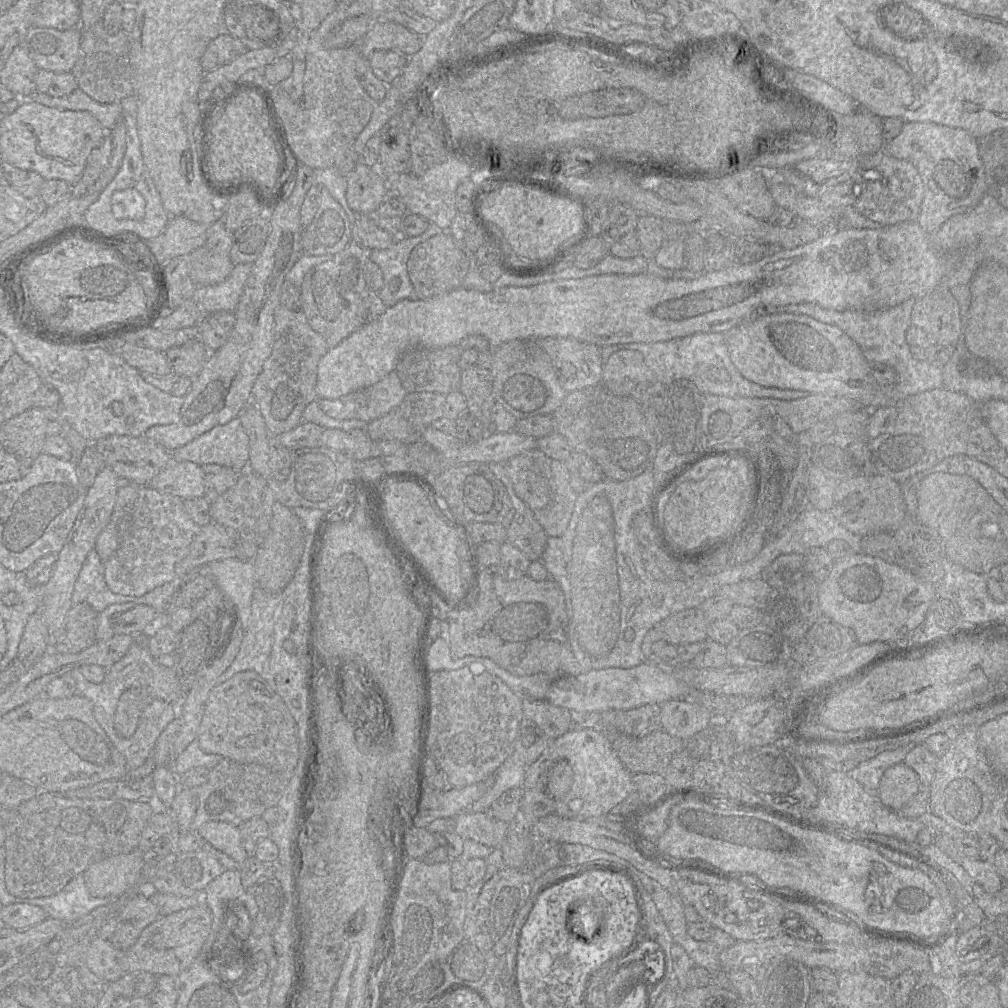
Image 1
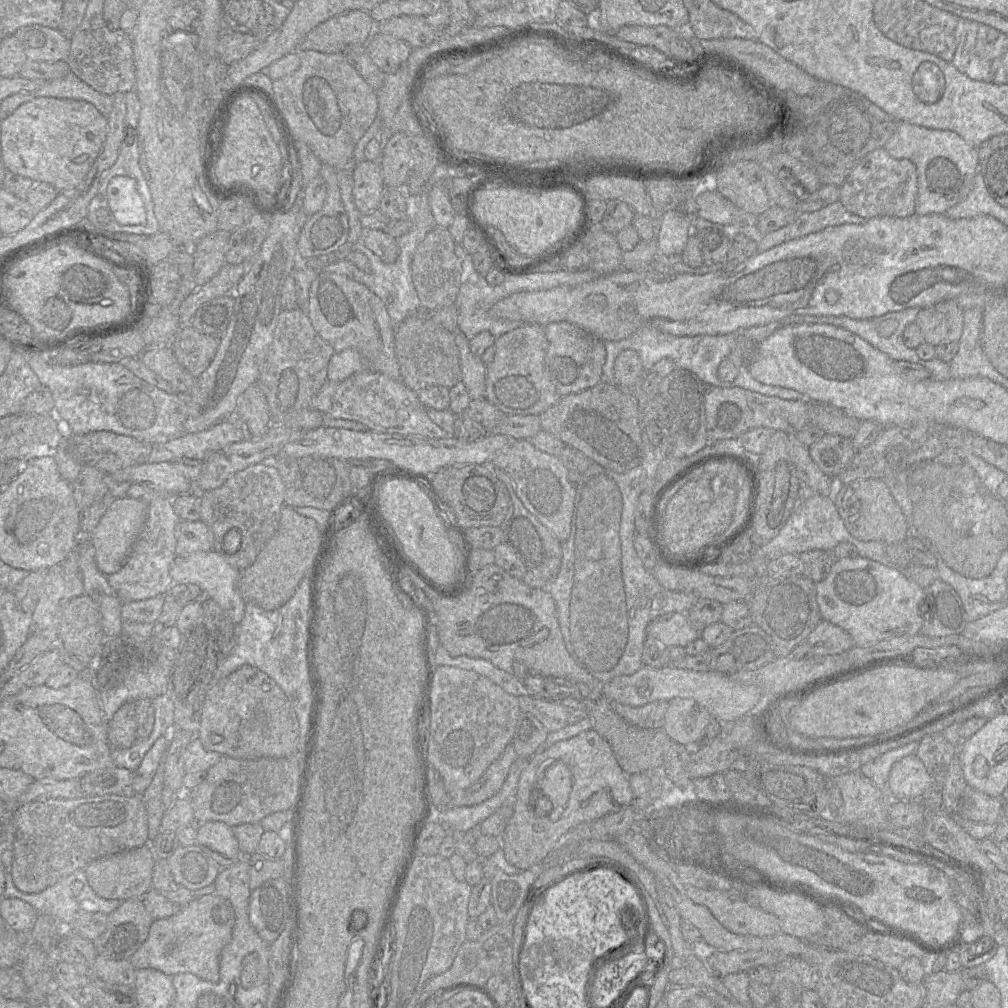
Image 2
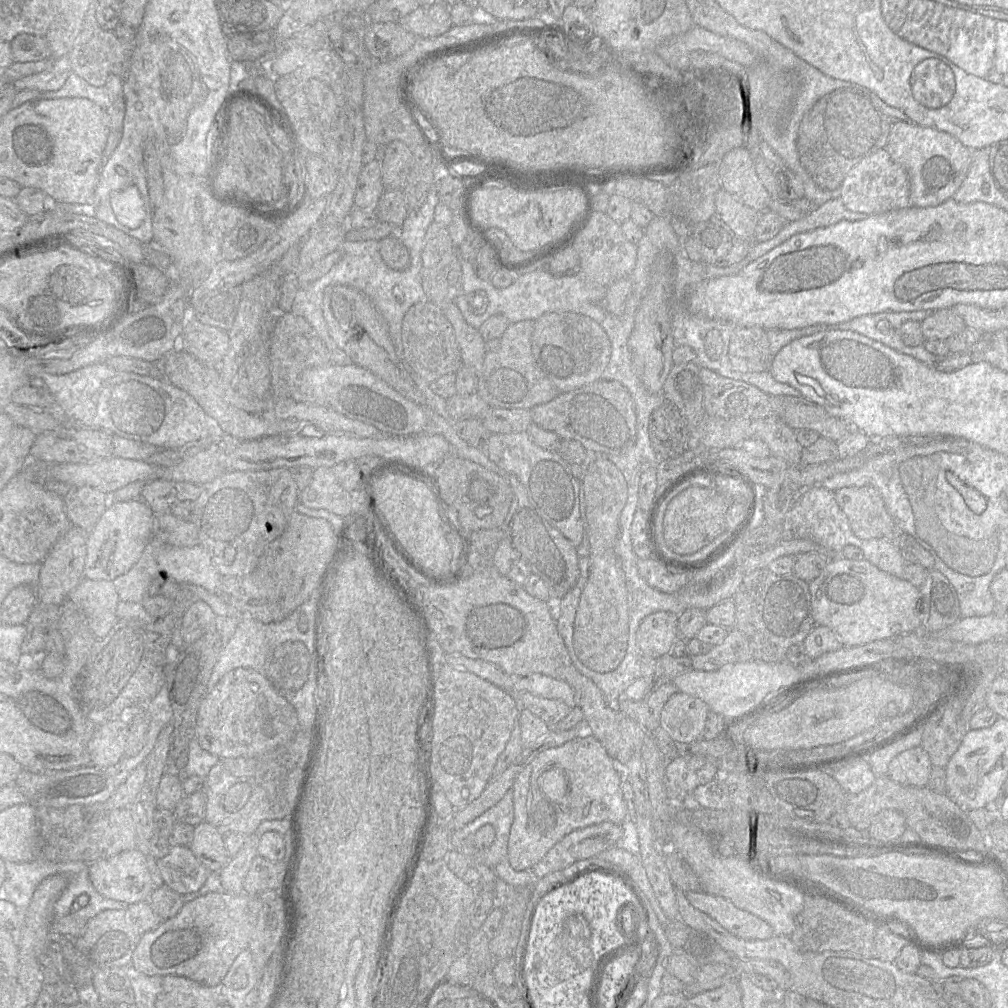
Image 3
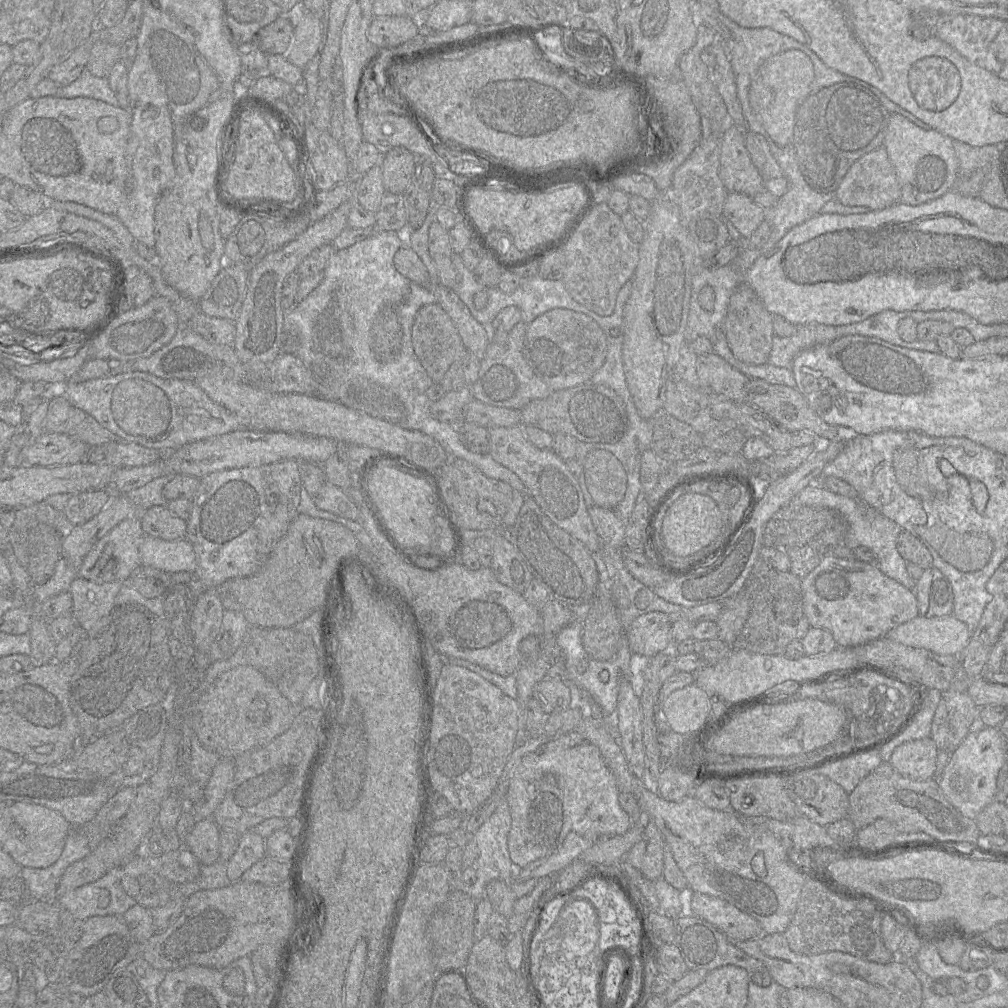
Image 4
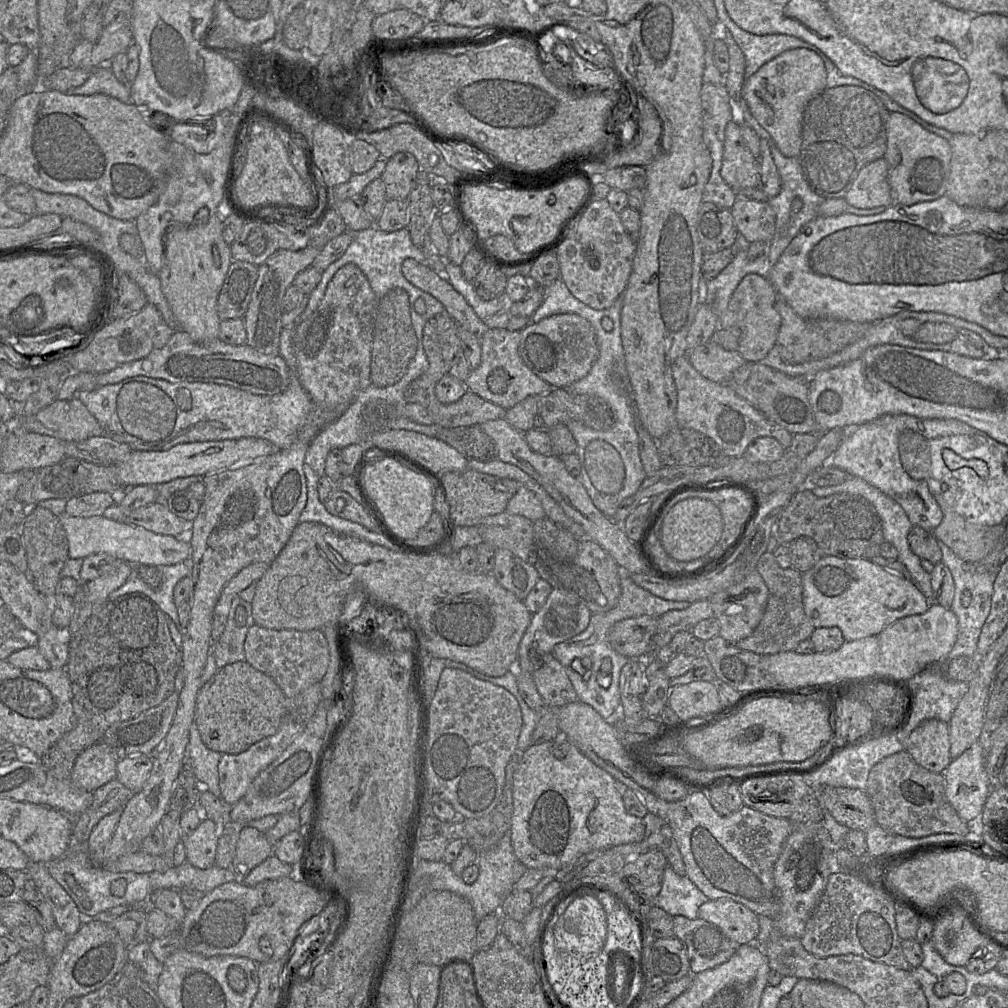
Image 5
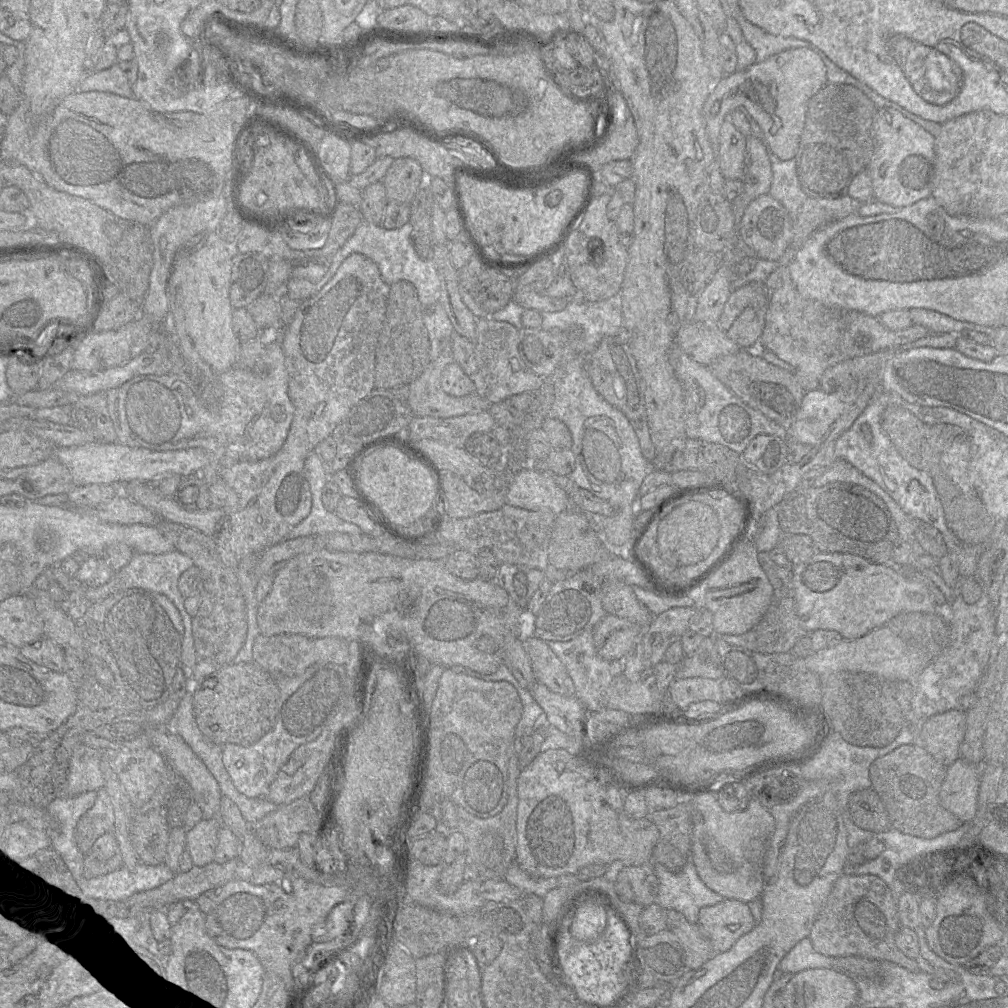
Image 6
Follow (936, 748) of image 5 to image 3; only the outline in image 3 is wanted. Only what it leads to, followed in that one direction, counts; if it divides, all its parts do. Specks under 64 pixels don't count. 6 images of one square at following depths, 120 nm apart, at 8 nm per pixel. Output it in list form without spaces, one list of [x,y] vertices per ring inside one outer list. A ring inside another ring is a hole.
[[[921,747],[905,750],[894,757],[888,767],[888,776],[902,786],[926,787],[932,764]]]

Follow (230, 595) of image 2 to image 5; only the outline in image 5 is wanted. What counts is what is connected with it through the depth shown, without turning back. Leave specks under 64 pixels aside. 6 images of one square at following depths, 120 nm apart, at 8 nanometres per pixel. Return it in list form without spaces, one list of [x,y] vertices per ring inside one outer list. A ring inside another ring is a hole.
[[[65,513],[58,516],[68,541],[68,557],[81,558],[105,553],[132,565],[165,566],[181,563],[191,558],[191,547],[184,538],[162,535],[142,527],[117,522],[104,515],[71,517]]]

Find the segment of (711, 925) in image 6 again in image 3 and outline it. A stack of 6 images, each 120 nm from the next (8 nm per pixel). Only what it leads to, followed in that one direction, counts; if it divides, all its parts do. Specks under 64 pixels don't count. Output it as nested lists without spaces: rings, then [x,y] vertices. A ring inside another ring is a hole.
[[[704,891],[685,893],[688,902],[716,920],[728,932],[744,940],[766,940],[774,936],[772,927],[763,919],[737,908],[730,900]]]

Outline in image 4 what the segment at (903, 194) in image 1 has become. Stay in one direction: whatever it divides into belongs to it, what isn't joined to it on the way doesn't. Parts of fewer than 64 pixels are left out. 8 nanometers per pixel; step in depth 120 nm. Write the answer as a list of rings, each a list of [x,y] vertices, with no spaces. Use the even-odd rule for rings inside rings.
[[[881,147],[861,157],[849,169],[836,191],[836,199],[846,206],[882,210],[901,201],[901,187],[887,151]]]

